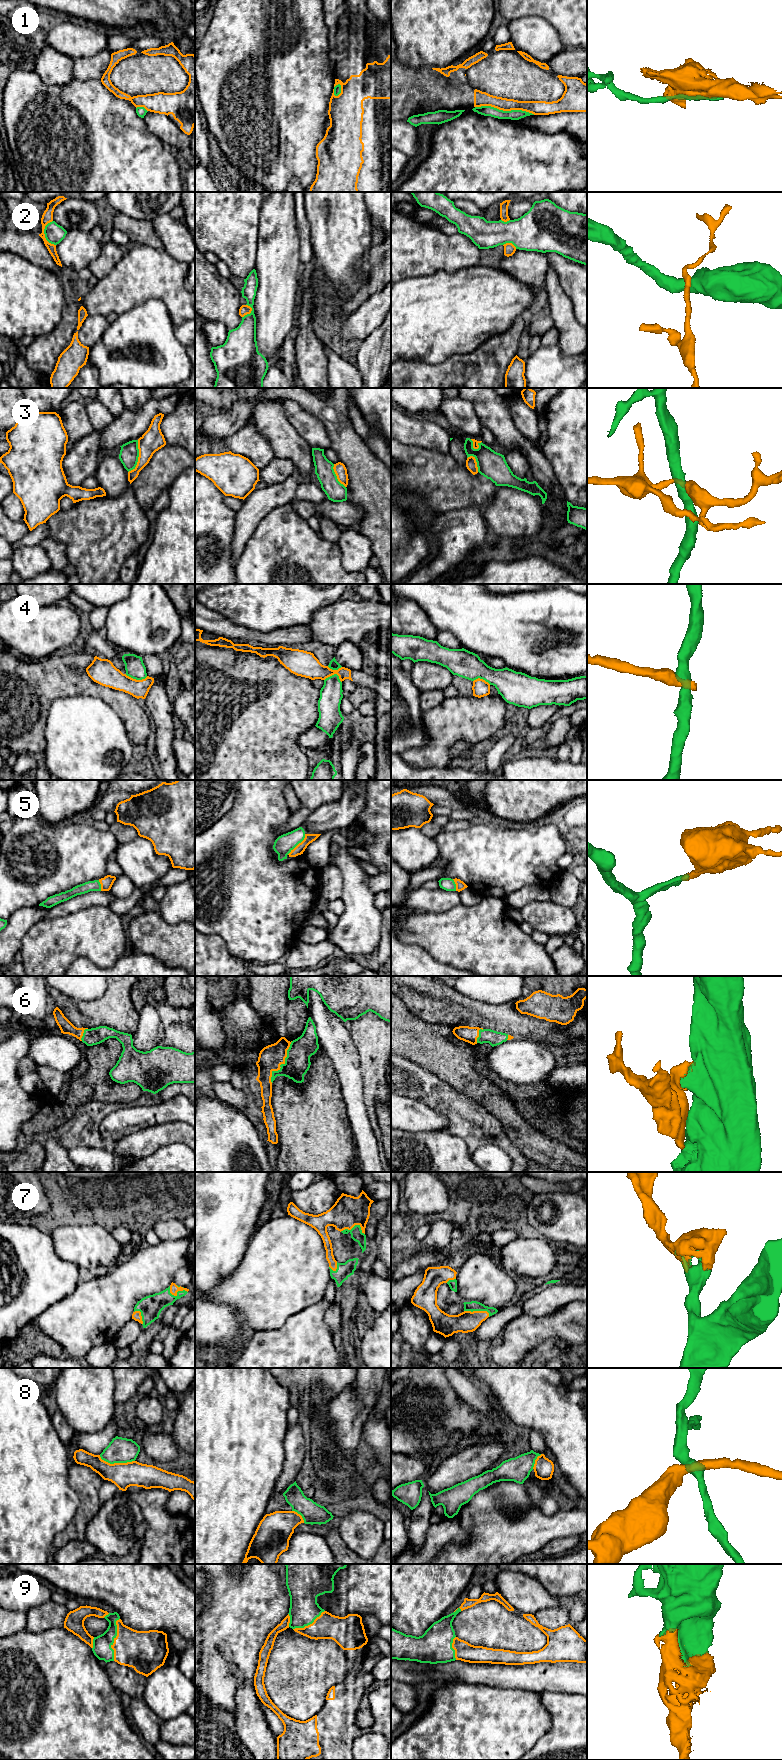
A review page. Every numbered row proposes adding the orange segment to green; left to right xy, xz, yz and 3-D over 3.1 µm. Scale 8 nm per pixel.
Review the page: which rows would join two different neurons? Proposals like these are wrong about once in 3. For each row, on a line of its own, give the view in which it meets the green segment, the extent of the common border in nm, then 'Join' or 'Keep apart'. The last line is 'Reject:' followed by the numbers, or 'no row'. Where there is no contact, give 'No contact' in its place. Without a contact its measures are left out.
1: Touches green in yz. Shared border 480 nm. Keep apart
2: Touches green in xy. Shared border 200 nm. Keep apart
3: Touches green in xy. Shared border 280 nm. Keep apart
4: Touches green in xy. Shared border 180 nm. Keep apart
5: Touches green in xz. Shared border 220 nm. Join
6: Touches green in xz. Shared border 380 nm. Join
7: Touches green in xz. Shared border 200 nm. Join
8: Touches green in xy. Shared border 300 nm. Keep apart
9: Touches green in xy. Shared border 340 nm. Join
Reject: 1, 2, 3, 4, 8

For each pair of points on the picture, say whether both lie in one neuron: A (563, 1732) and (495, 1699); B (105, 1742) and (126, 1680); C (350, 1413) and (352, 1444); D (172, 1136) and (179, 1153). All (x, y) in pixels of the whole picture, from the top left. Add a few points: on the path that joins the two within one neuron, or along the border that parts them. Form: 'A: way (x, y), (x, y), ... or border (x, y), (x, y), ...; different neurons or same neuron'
A: border (543, 1704), (550, 1716), (551, 1727), (535, 1743); different neurons
B: border (107, 1672), (111, 1684), (120, 1692); different neurons
C: way (350, 1421), (350, 1436); same neuron
D: border (184, 1142), (162, 1145), (153, 1153); different neurons

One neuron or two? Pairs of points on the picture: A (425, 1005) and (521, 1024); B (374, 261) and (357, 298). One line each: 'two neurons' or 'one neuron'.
A: one neuron
B: one neuron

